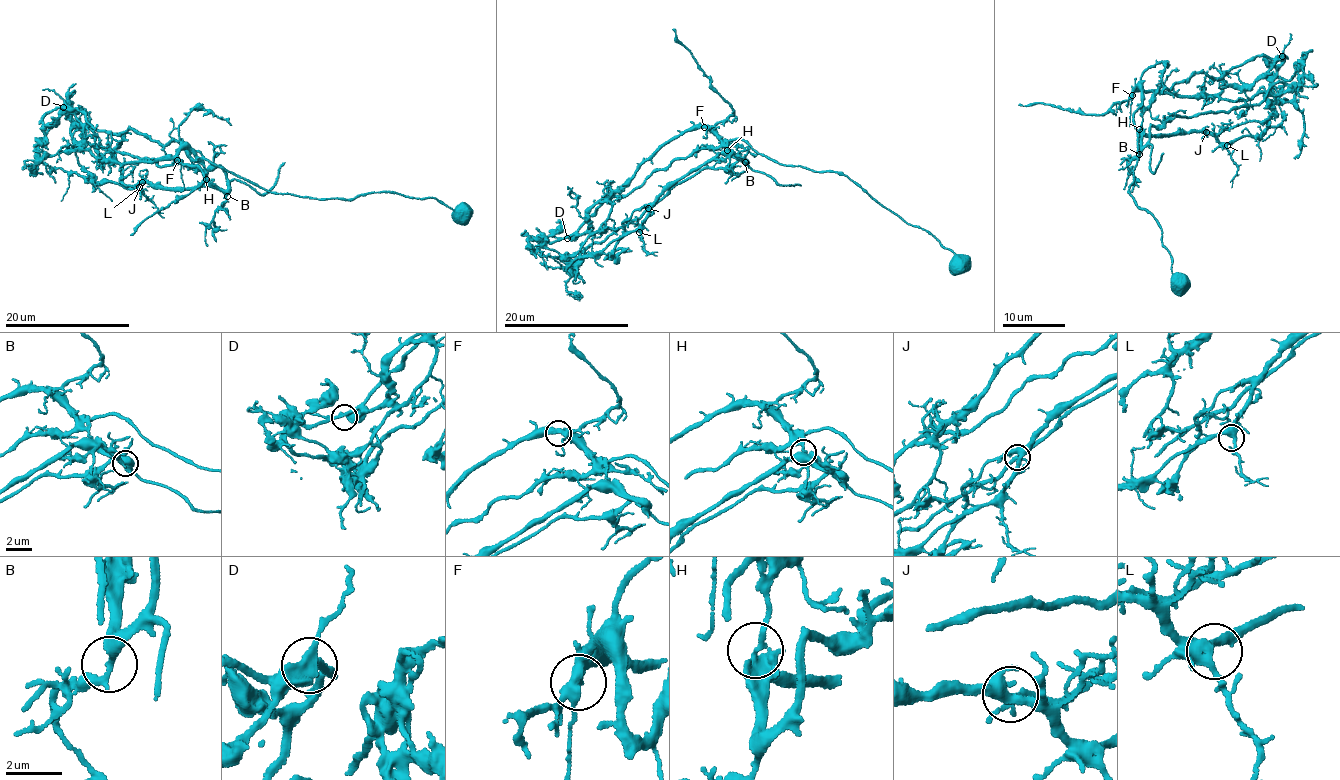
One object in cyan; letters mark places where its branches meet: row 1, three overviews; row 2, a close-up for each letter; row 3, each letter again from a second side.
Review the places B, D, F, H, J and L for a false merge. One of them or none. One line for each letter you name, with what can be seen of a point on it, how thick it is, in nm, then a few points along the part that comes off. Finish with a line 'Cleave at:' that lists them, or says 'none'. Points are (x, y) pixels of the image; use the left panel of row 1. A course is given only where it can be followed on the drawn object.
H: place (206, 179); calibre 360 nm; course (206, 179), (228, 188), (220, 167), (161, 166), (107, 150), (84, 123), (71, 147), (25, 168)
Cleave at: H

